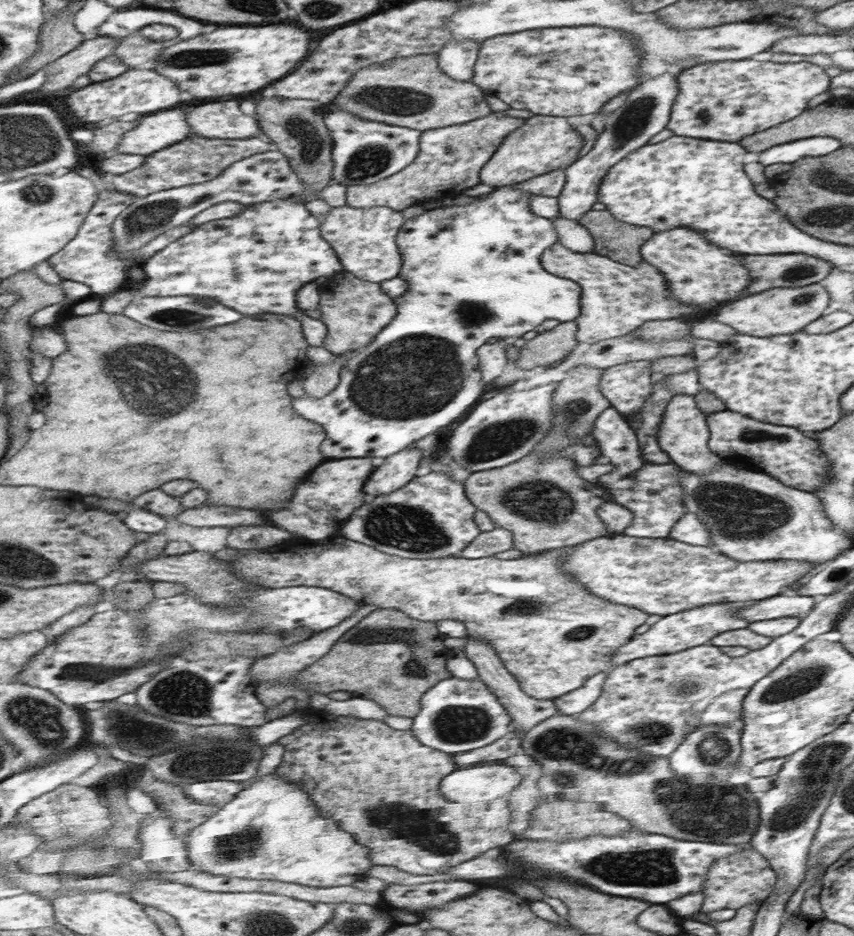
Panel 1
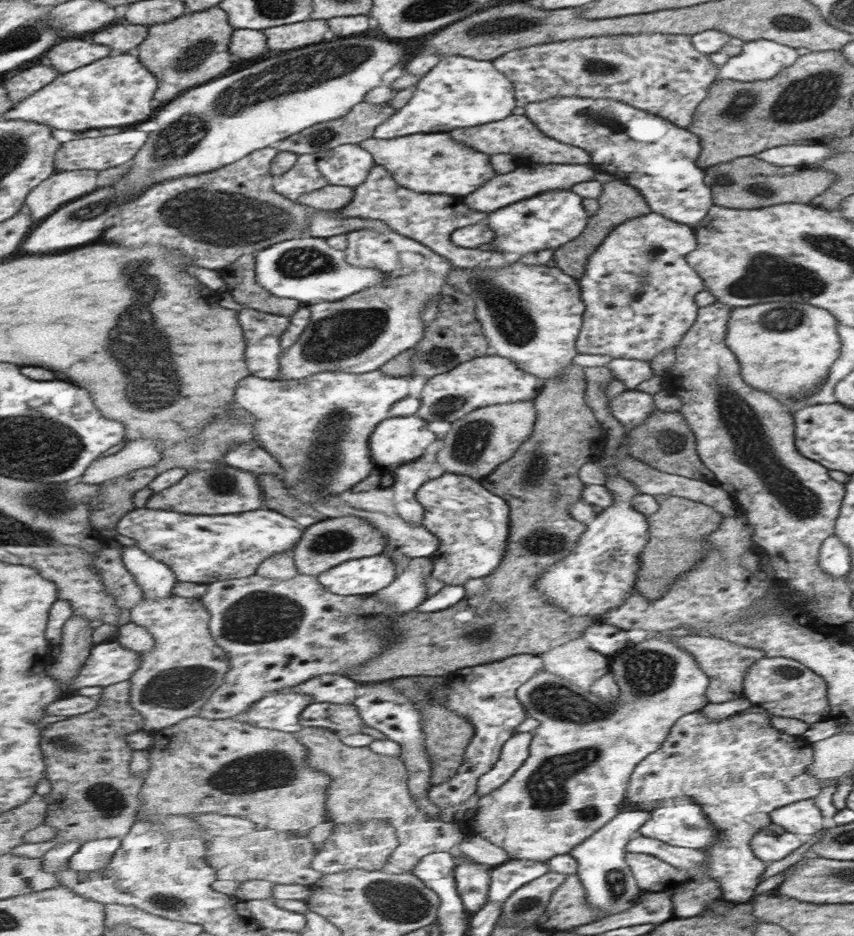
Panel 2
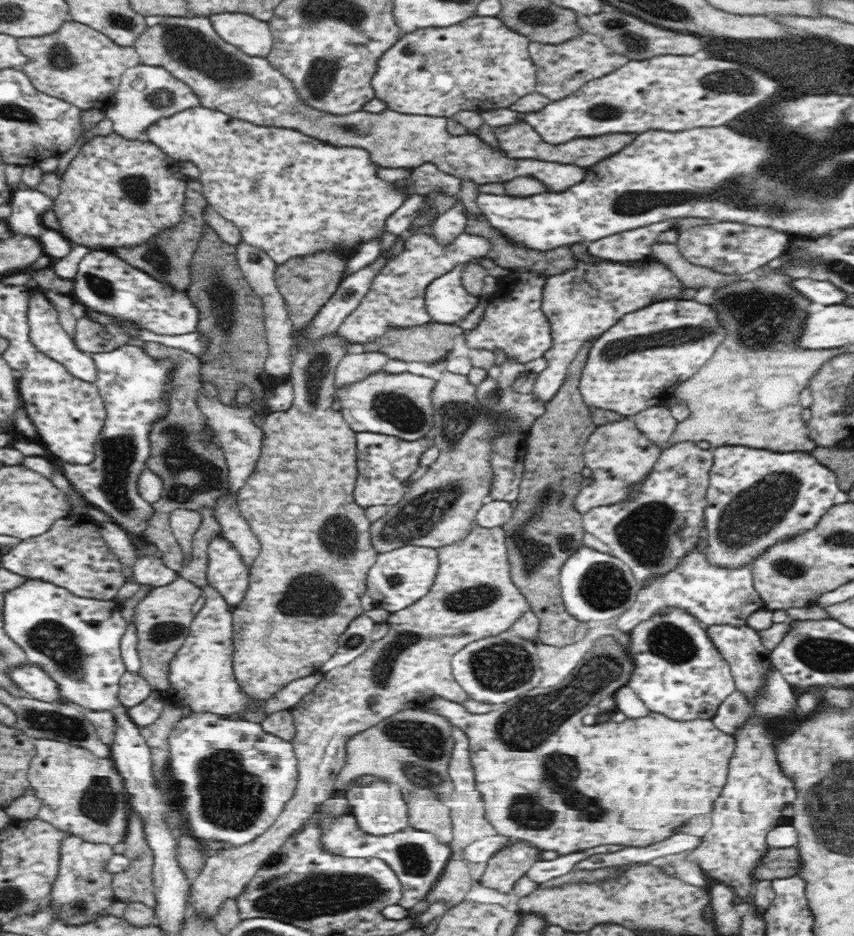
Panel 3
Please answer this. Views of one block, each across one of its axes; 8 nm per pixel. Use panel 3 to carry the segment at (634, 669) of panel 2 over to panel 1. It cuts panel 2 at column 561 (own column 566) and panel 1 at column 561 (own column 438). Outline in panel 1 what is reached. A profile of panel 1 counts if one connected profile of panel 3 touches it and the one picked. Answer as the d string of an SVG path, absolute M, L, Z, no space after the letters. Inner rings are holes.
M607 671L595 674L580 689L573 690L564 697L554 700L558 714L570 716L584 713L601 696L606 677L608 677Z

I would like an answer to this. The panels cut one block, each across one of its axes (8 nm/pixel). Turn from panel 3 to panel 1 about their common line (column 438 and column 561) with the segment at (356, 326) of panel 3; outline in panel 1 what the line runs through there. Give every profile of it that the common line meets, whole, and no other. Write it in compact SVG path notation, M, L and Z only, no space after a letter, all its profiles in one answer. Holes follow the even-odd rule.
M559 242L544 250L542 262L550 274L561 275L581 286L581 316L577 318L575 337L580 342L594 344L633 333L646 321L693 319L700 305L687 305L671 297L669 283L664 275L649 262L642 260L637 267L619 263L595 251L579 253Z

